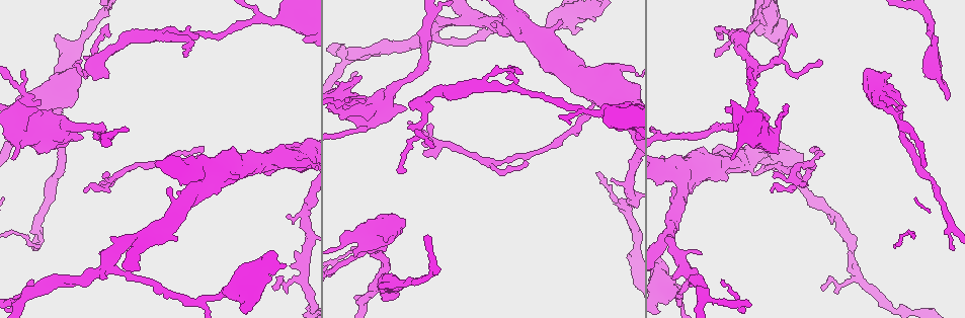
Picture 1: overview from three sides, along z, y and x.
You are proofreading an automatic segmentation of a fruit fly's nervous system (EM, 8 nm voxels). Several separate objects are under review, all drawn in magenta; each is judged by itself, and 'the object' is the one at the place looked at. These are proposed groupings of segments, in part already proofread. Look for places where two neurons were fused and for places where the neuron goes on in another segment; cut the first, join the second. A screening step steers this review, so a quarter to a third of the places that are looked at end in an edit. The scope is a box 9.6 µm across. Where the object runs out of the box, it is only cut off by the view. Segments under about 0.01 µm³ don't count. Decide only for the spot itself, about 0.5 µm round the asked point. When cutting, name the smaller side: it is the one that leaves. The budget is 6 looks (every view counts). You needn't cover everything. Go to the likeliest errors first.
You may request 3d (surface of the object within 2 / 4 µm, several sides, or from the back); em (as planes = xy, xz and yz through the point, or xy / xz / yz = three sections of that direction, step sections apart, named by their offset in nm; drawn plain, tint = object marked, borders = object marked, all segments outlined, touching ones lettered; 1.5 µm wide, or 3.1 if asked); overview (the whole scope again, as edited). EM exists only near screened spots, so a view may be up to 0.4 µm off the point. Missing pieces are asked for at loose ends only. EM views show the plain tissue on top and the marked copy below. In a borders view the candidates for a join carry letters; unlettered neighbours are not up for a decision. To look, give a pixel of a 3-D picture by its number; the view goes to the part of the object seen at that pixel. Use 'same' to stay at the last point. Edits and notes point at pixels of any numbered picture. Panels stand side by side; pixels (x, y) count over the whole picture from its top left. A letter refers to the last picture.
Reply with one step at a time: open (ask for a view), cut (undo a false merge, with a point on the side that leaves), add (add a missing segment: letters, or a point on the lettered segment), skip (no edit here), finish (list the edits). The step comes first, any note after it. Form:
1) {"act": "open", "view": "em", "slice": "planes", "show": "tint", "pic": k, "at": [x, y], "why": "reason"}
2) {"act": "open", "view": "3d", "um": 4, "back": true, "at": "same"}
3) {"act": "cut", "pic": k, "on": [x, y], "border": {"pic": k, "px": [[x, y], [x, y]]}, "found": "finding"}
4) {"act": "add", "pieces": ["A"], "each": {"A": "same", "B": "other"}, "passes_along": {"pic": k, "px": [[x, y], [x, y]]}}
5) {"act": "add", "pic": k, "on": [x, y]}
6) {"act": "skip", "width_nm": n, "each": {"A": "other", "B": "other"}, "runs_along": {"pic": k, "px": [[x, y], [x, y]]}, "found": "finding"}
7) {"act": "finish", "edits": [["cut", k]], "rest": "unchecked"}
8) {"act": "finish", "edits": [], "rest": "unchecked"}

{"act": "open", "view": "3d", "um": 2, "pic": 1, "at": [384, 297], "why": "an open end"}

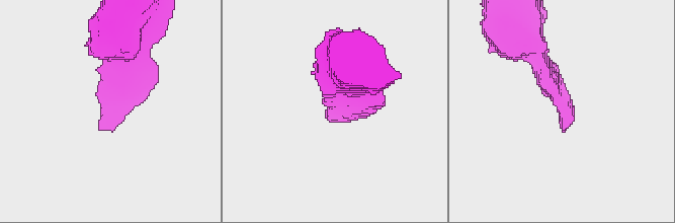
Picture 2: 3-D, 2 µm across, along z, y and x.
{"act": "open", "view": "em", "slice": "planes", "show": "borders", "pic": 2, "at": [330, 112], "why": "now the EM"}

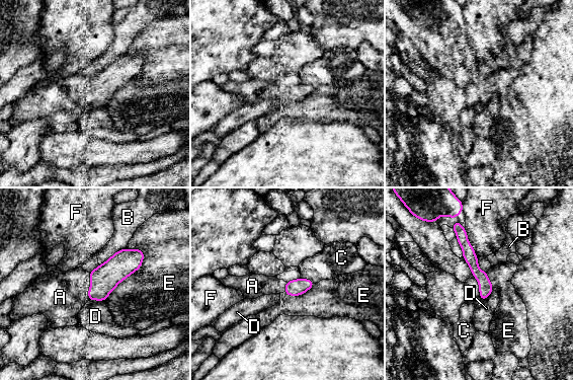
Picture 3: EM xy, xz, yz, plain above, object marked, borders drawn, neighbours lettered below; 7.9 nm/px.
{"act": "add", "pieces": ["A"], "width_nm": 110, "each": {"A": "same", "B": "other", "C": "other", "D": "other", "E": "other", "F": "other"}, "found": "the neuron continues"}

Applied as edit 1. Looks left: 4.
{"act": "open", "view": "em", "slice": "yz", "step": 4, "show": "tint", "pic": 1, "at": [357, 129], "why": "sudden change in width"}

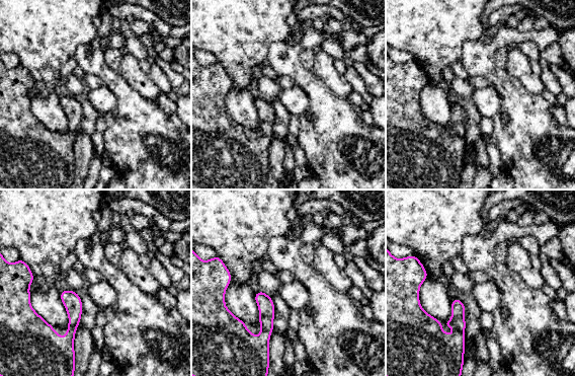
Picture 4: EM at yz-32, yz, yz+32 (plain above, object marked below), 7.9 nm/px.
{"act": "open", "view": "em", "slice": "planes", "show": "tint", "at": "same"}

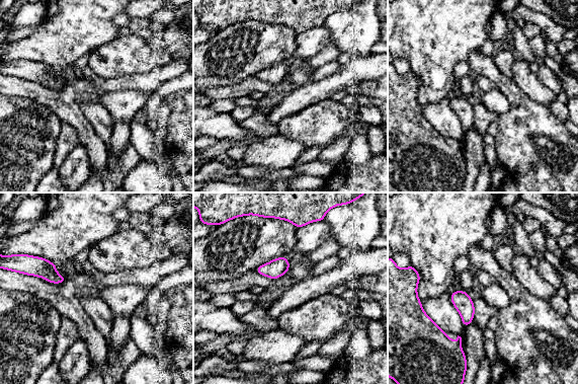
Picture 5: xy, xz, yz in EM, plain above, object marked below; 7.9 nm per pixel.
{"act": "open", "view": "em", "slice": "planes", "show": "borders", "at": "same"}

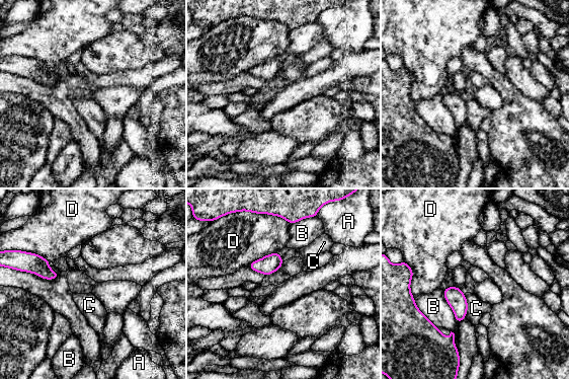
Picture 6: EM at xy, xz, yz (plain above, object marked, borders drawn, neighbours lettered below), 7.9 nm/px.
{"act": "skip", "each": {"A": "other", "B": "other", "C": "other", "D": "other"}, "border": {"pic": 6, "px": [[212, 220], [250, 211], [290, 223]]}, "found": "one neuron here"}

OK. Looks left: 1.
{"act": "open", "view": "em", "slice": "planes", "show": "borders", "pic": 1, "at": [57, 34], "why": "branch stops here"}

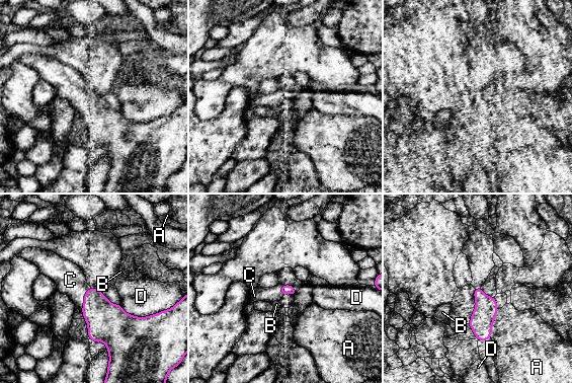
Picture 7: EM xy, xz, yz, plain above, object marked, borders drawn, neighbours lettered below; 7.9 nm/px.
{"act": "add", "pieces": ["C"], "each": {"A": "other", "B": "other", "C": "same", "D": "other"}, "found": "it goes on there"}

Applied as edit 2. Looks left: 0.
{"act": "finish", "edits": [["add", 3], ["add", 7]], "rest": "unchecked"}

